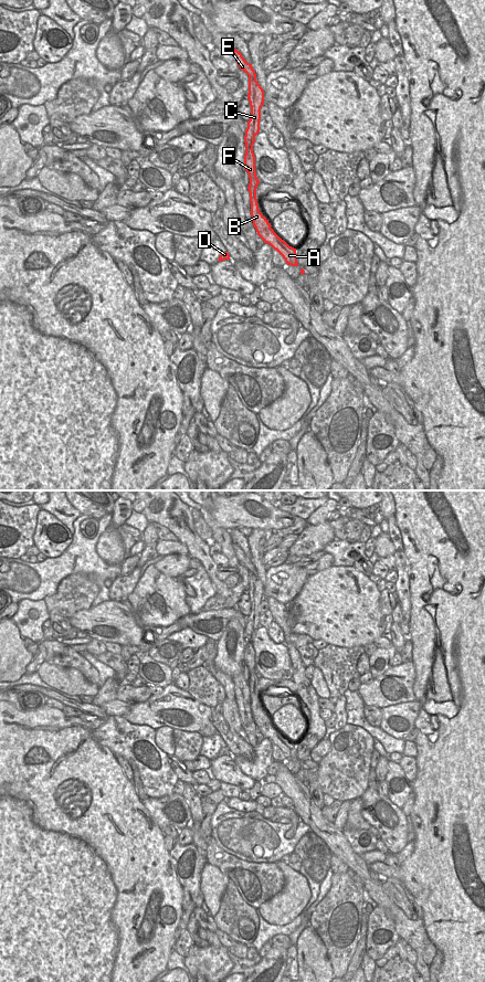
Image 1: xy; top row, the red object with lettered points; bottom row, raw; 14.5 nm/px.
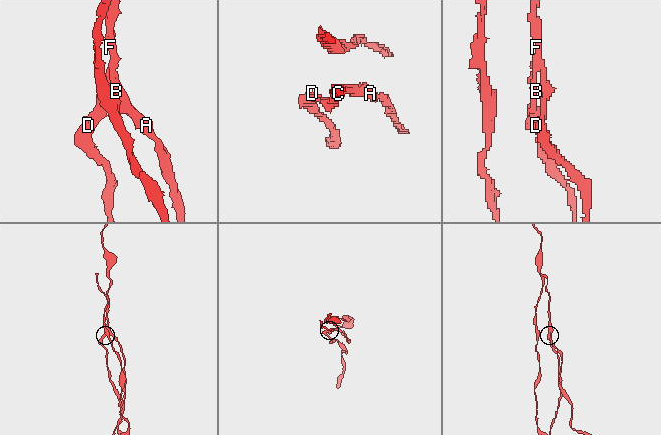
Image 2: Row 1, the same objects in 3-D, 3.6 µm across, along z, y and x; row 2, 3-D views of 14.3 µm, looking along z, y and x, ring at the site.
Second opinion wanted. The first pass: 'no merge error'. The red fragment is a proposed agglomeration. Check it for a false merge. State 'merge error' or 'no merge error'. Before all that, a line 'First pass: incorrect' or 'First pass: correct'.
First pass: incorrect
merge error

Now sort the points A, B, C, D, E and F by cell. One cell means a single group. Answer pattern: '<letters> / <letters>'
A B / C D E F

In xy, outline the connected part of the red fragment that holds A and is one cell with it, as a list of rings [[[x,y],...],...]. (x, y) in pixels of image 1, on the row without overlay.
[[[250,673],[249,687],[251,697],[251,711],[253,720],[257,727],[257,730],[264,736],[264,738],[270,739],[274,745],[276,745],[285,754],[287,760],[298,761],[296,743],[289,741],[284,735],[282,735],[271,722],[268,715],[260,707],[256,684],[257,677]]]

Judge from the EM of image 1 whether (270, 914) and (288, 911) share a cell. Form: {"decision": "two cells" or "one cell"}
{"decision": "one cell"}

